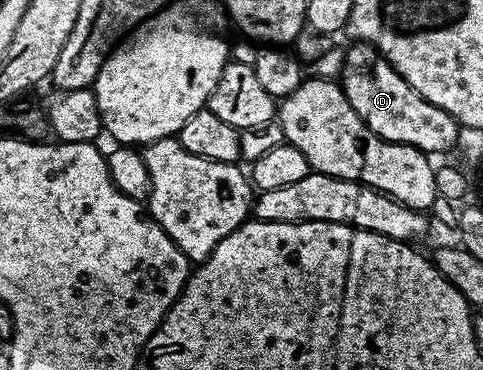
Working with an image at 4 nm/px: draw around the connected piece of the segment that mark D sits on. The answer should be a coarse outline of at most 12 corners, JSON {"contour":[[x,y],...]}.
{"contour":[[365,42],[344,52],[340,83],[381,140],[427,154],[460,125]]}

